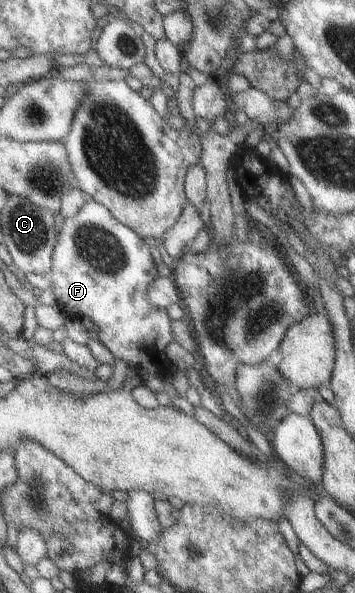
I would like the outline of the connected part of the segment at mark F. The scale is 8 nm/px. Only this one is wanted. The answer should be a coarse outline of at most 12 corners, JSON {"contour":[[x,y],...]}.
{"contour":[[88,201],[47,273],[68,319],[114,358],[170,379],[171,318],[147,295],[150,247]]}

